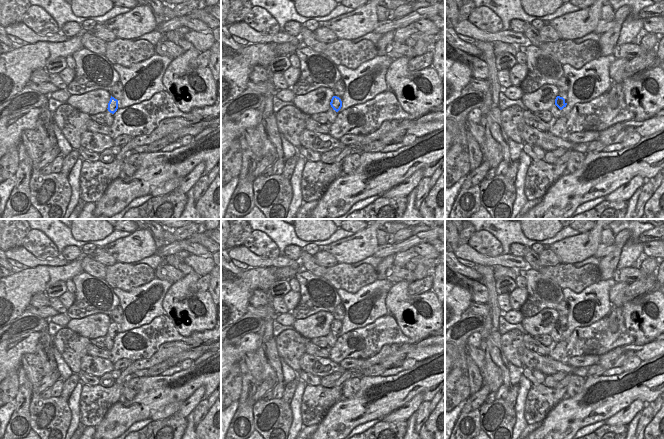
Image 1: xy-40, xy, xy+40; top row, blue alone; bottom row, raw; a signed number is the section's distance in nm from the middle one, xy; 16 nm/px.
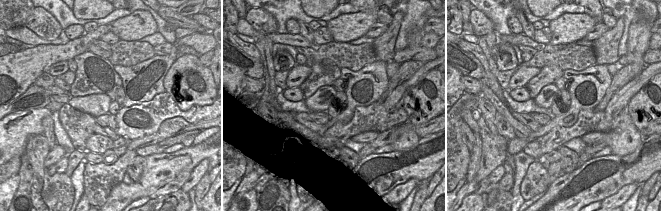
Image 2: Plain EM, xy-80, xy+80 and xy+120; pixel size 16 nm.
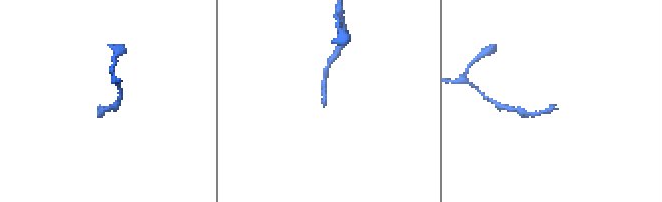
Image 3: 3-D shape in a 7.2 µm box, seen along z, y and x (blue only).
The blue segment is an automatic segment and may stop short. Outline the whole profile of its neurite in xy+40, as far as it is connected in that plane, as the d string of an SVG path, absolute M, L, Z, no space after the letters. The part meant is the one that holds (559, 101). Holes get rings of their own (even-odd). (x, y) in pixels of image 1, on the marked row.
M559 92L558 96L555 99L555 105L562 110L567 105L568 93L567 92Z

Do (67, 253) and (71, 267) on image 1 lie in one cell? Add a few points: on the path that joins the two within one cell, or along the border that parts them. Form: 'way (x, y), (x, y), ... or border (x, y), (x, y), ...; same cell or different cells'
border (79, 258), (69, 262); different cells

